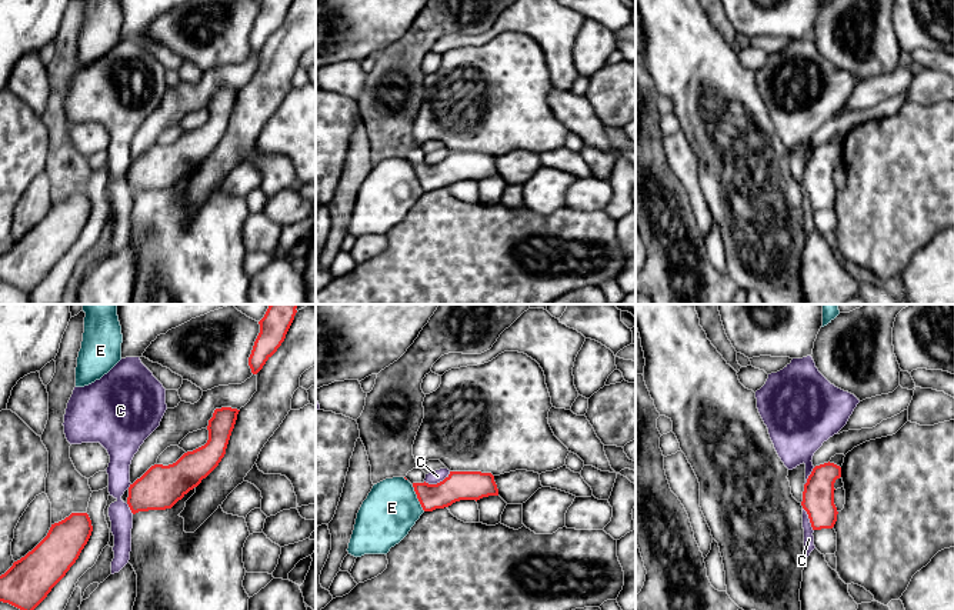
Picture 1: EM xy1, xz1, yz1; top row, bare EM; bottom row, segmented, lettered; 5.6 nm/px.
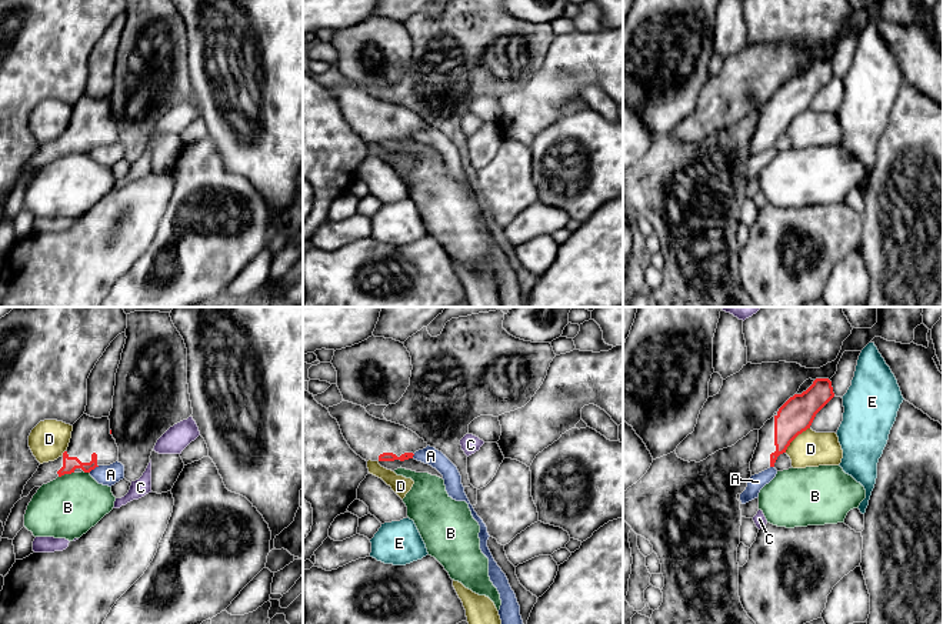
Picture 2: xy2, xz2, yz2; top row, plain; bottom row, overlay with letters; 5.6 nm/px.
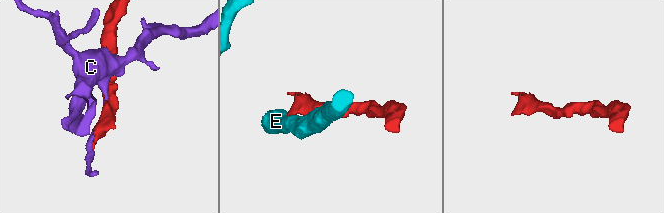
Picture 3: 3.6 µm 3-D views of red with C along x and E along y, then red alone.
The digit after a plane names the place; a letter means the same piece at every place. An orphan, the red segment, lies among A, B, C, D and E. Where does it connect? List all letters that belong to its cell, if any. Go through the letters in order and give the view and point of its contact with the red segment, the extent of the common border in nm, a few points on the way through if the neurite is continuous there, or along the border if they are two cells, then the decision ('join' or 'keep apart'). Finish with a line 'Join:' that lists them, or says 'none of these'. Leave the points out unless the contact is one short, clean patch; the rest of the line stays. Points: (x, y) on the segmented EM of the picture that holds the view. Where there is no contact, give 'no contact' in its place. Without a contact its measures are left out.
A: xy2 (93, 469) | 70 nm | along xy2 (99, 466), (89, 471) | keep apart
B: xy2 (66, 473) | 90 nm | along xy2 (73, 471), (59, 477) | keep apart
C: xz1 (437, 483) | 160 nm | along xz1 (450, 472), (436, 483), (424, 482) | keep apart
D: yz2 (795, 437) | 200 nm | along yz2 (809, 427), (785, 451) | keep apart
E: xz1 (417, 497) | 170 nm | keep apart
Join: none of these

